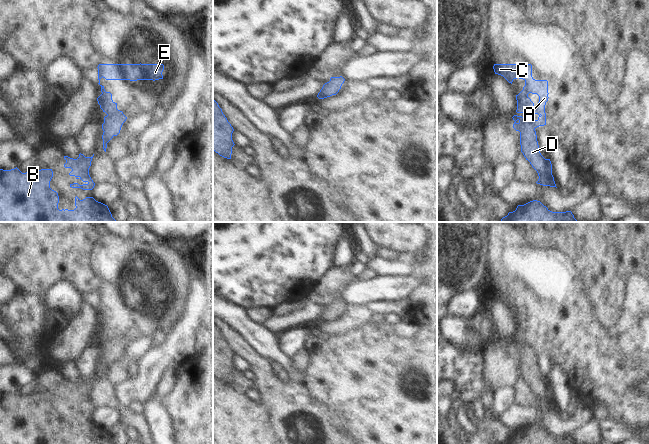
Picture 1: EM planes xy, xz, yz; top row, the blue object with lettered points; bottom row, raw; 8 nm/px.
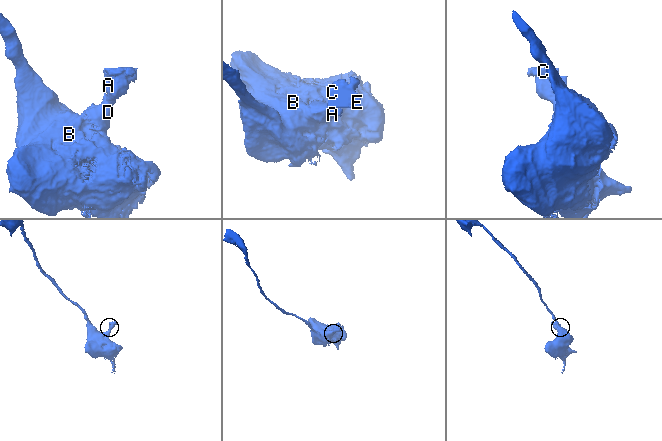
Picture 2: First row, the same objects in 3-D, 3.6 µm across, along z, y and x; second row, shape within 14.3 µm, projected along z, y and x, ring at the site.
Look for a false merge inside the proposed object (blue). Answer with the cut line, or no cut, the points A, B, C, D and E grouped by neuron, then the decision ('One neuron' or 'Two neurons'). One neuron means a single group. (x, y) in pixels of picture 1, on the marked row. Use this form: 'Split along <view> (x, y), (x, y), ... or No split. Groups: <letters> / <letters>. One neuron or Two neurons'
No split. Groups: A B C D E. One neuron.

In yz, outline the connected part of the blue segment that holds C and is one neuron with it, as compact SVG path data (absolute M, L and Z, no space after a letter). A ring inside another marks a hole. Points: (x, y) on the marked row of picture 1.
M494 64L495 74L503 76L512 84L514 79L523 79L525 86L523 90L516 95L517 113L538 114L537 120L529 118L525 120L522 116L514 115L515 121L513 128L520 132L521 152L526 160L537 171L539 179L537 184L543 186L556 187L552 175L552 164L550 159L545 159L539 149L535 129L539 126L546 125L545 105L548 101L548 81L535 80L532 77L531 64ZM528 94L537 94L539 96L538 106L534 108L534 103L528 97Z

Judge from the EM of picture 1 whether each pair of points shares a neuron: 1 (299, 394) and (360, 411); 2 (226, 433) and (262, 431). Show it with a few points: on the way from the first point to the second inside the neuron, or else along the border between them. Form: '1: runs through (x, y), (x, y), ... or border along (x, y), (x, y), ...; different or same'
1: border along (303, 382), (308, 393), (323, 403), (329, 414); different
2: runs through (235, 431), (253, 431); same

